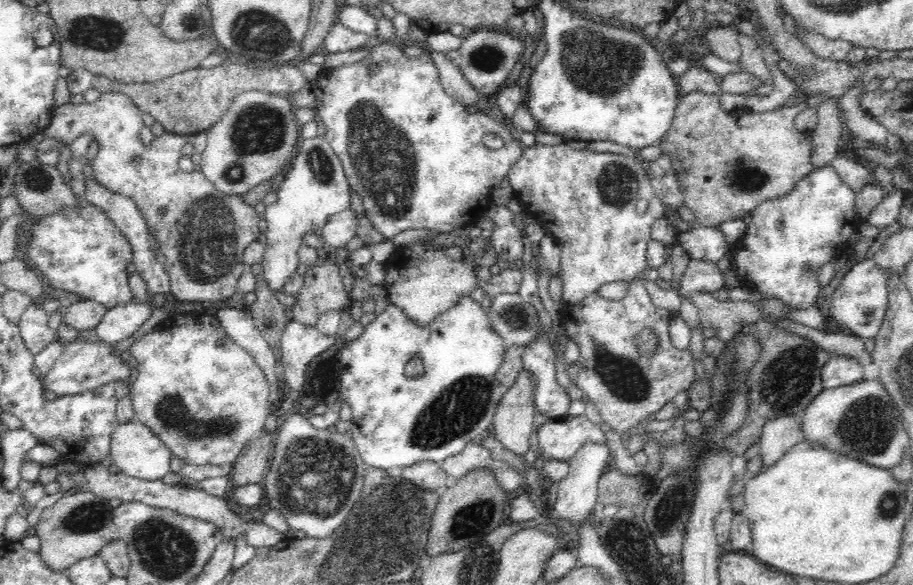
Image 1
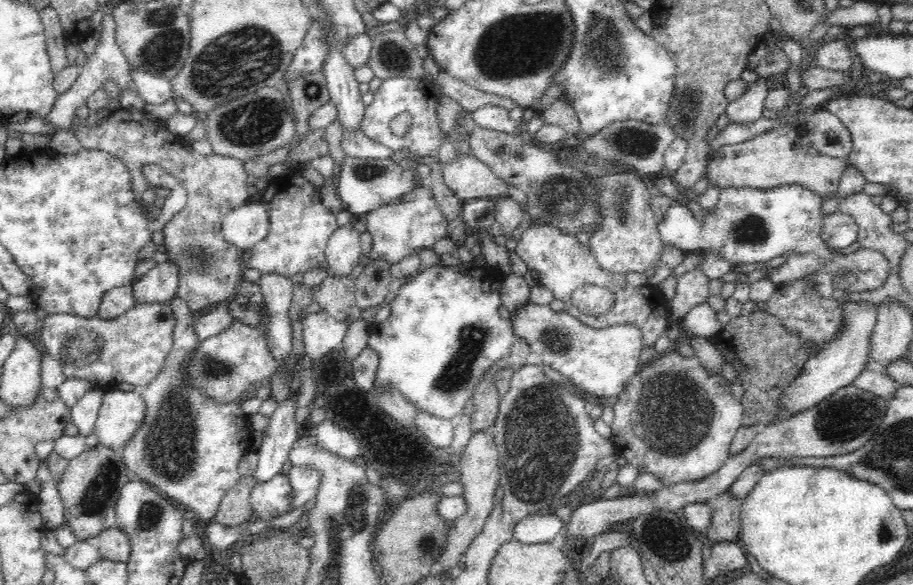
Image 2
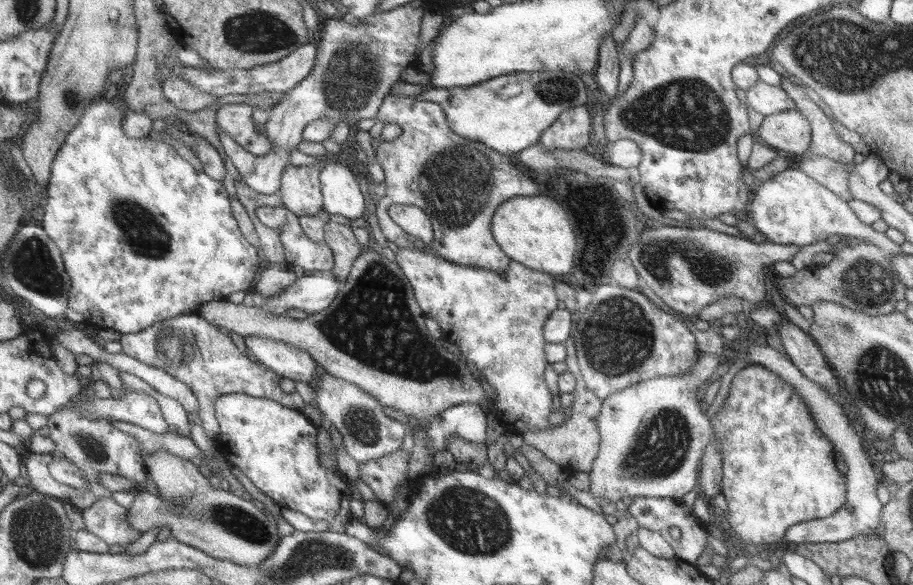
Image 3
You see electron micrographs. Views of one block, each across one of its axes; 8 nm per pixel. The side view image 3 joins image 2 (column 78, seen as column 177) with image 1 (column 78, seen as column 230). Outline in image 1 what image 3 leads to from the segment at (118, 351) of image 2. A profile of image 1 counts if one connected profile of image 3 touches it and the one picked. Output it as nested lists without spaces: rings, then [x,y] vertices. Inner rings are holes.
[[[76,340],[76,342],[70,342],[64,346],[64,350],[61,350],[61,356],[57,359],[54,367],[46,374],[42,376],[42,386],[46,391],[56,392],[60,396],[65,394],[78,394],[86,393],[88,391],[98,389],[102,385],[114,385],[116,382],[128,381],[131,376],[131,368],[129,367],[129,361],[132,361],[129,356],[129,351],[126,353],[120,353],[120,355],[114,353],[114,344],[110,344],[107,340],[96,340],[96,342],[84,342],[84,340]],[[120,356],[128,356],[128,360],[121,360]]]

